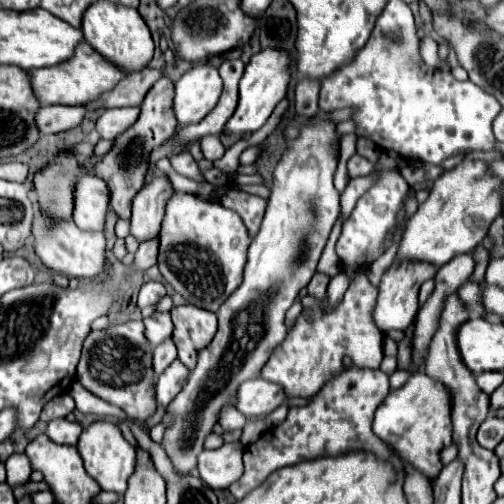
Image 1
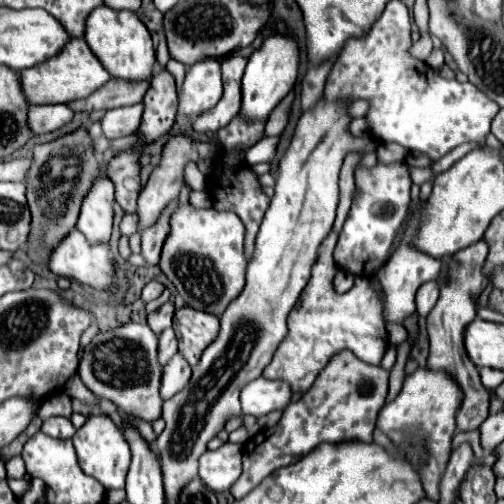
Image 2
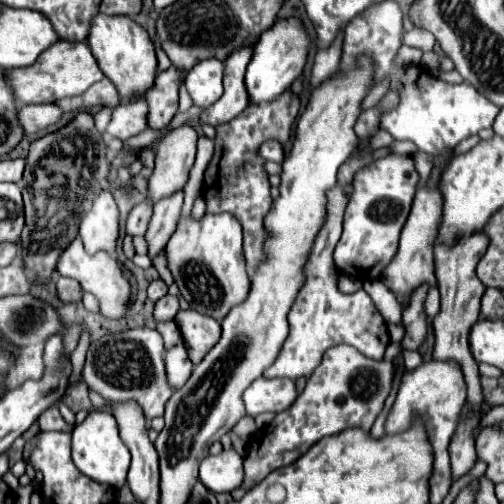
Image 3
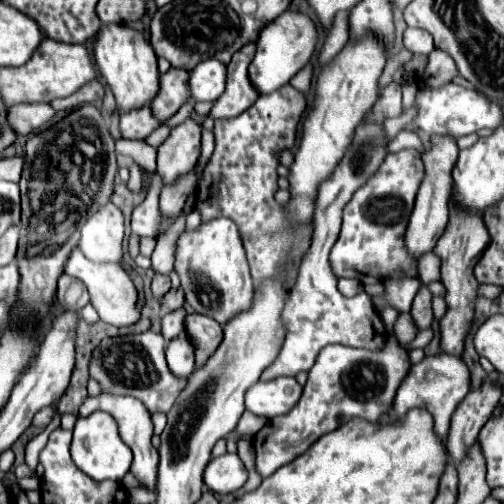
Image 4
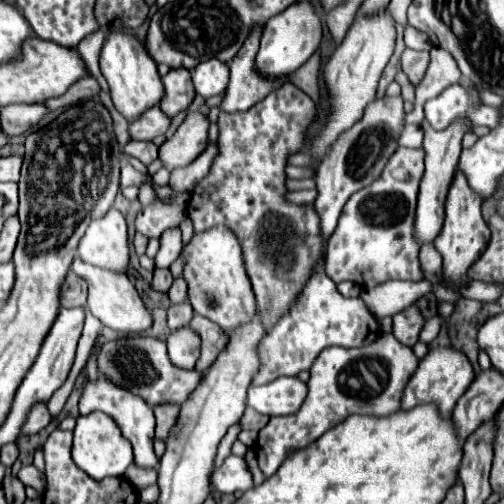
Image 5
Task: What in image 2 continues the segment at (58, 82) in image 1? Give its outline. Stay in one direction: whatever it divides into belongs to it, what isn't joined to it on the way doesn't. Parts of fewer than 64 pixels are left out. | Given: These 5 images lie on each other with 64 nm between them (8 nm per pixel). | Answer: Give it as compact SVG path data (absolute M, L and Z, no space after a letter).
M72 38L68 44L64 44L64 52L60 52L60 56L52 56L52 60L36 64L36 68L24 68L18 72L18 76L30 104L66 104L92 94L112 78L92 54L84 38Z

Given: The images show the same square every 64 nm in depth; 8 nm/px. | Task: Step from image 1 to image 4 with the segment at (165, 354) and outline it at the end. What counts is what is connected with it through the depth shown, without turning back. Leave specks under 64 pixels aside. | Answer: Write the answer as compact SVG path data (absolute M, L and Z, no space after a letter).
M178 308L176 312L166 312L162 316L162 336L166 340L172 340L184 332L184 316L188 316L184 308Z

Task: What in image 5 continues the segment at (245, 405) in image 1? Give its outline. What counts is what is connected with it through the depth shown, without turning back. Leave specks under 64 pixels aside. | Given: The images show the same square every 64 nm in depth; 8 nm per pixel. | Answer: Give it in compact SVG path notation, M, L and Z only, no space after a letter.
M278 378L264 386L248 390L248 406L266 416L294 414L308 394L308 386L300 378Z

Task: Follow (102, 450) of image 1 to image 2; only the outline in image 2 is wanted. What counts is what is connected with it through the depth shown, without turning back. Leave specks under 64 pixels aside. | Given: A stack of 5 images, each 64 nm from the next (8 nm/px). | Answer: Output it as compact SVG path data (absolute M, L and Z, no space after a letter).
M90 416L82 428L76 430L72 436L72 444L78 456L78 464L84 474L96 478L106 490L124 488L124 478L130 468L130 448L124 440L118 426L108 416Z

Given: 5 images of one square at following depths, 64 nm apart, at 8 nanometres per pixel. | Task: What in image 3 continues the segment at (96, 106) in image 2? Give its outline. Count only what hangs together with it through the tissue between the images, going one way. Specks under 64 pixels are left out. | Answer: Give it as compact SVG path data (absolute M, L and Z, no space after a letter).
M108 78L92 84L92 88L88 88L88 92L82 92L80 96L56 102L56 106L60 106L64 112L86 110L94 106L118 106L118 104L122 104L122 98L118 96L114 84Z

